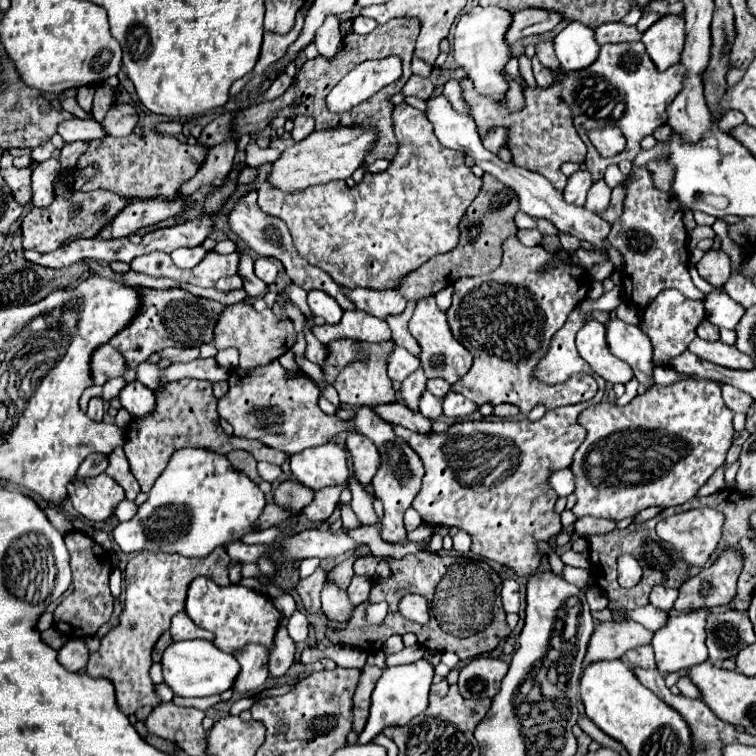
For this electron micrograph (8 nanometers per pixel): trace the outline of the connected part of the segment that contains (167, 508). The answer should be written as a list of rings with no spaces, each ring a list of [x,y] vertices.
[[[180,449],[172,455],[168,467],[148,493],[148,501],[140,505],[136,517],[132,521],[120,523],[114,529],[114,539],[120,545],[120,549],[126,549],[126,553],[164,551],[180,553],[184,557],[204,557],[214,547],[228,545],[232,541],[238,541],[242,535],[250,533],[264,505],[266,501],[258,485],[252,483],[244,473],[234,471],[226,457],[206,449]]]

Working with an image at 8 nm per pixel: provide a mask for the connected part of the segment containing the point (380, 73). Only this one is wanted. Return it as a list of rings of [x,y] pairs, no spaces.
[[[388,57],[382,61],[364,61],[352,69],[326,97],[328,109],[344,113],[354,105],[366,101],[384,85],[394,83],[400,77],[400,59]]]

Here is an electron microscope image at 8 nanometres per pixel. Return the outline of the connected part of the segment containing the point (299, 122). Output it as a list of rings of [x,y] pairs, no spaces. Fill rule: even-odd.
[[[298,115],[298,117],[294,119],[294,131],[292,131],[294,141],[302,141],[302,139],[306,139],[312,131],[314,131],[314,119],[312,119],[312,117]]]

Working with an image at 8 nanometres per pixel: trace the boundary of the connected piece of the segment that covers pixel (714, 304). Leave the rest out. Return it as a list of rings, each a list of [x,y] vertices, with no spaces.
[[[714,289],[704,299],[706,317],[710,323],[714,323],[720,329],[734,329],[744,315],[744,307],[740,307],[736,301],[732,301],[722,289]]]

